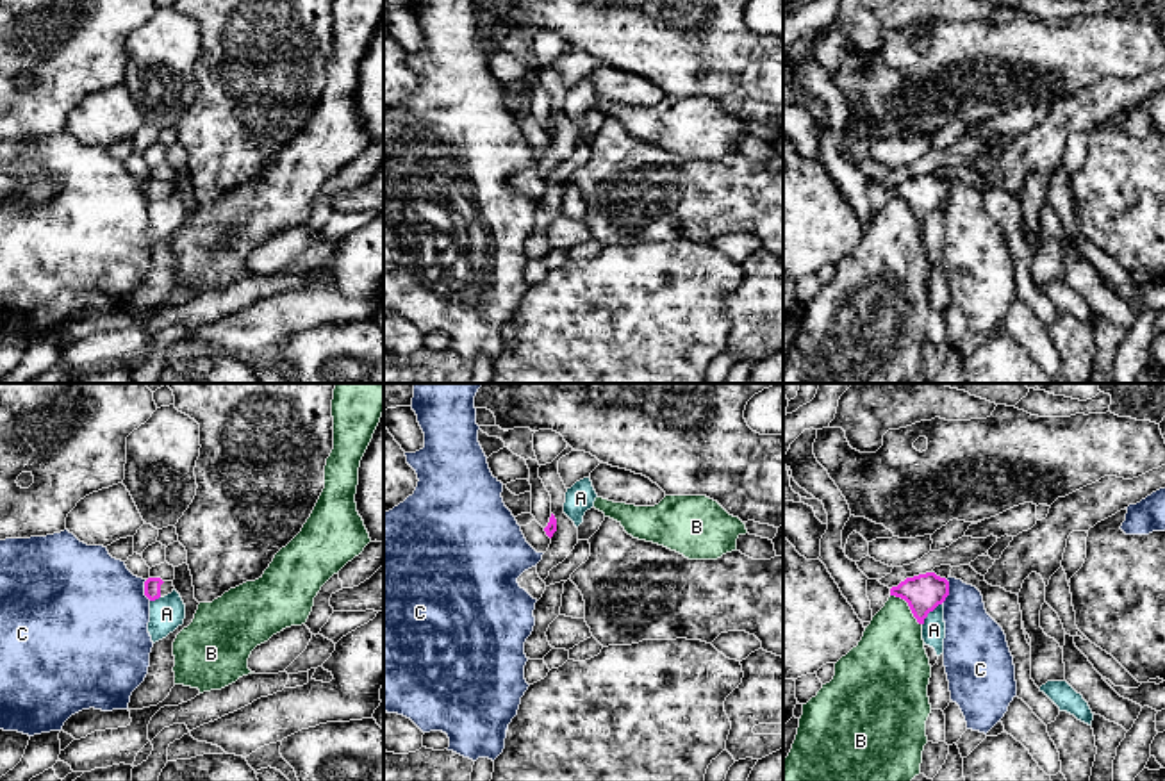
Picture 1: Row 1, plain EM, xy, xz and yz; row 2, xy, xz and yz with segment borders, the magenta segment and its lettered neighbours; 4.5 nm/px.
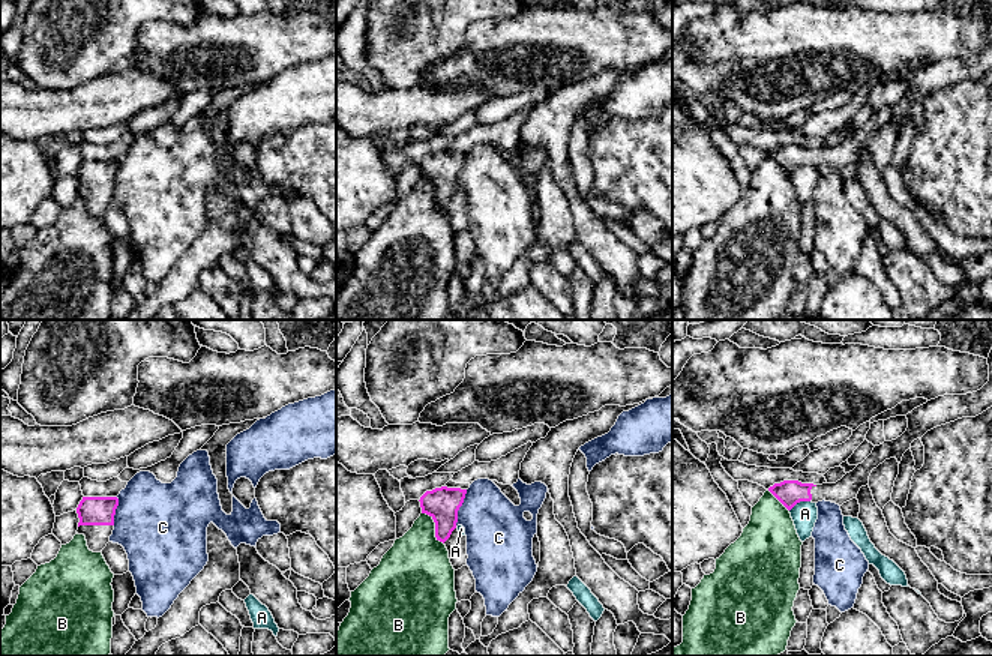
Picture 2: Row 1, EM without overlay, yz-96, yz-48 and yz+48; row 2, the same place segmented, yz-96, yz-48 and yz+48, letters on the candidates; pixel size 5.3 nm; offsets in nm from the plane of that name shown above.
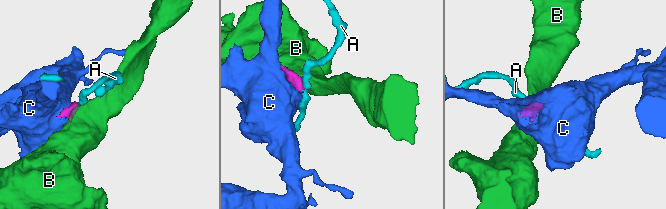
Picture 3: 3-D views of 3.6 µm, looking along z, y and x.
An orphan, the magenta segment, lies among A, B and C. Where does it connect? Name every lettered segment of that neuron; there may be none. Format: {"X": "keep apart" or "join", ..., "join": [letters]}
{"A": "keep apart", "B": "keep apart", "C": "keep apart", "join": []}

